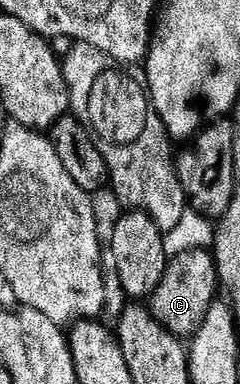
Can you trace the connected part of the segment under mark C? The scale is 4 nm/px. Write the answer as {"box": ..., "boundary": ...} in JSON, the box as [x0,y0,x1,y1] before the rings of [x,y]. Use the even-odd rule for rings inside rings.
{"box":[149,251,221,338],"boundary":[[[210,251],[186,252],[180,256],[170,257],[165,278],[157,286],[157,290],[149,297],[149,309],[158,323],[165,330],[178,338],[190,338],[205,322],[205,314],[209,314],[209,306],[221,292],[219,272],[215,268],[215,257]]]}

